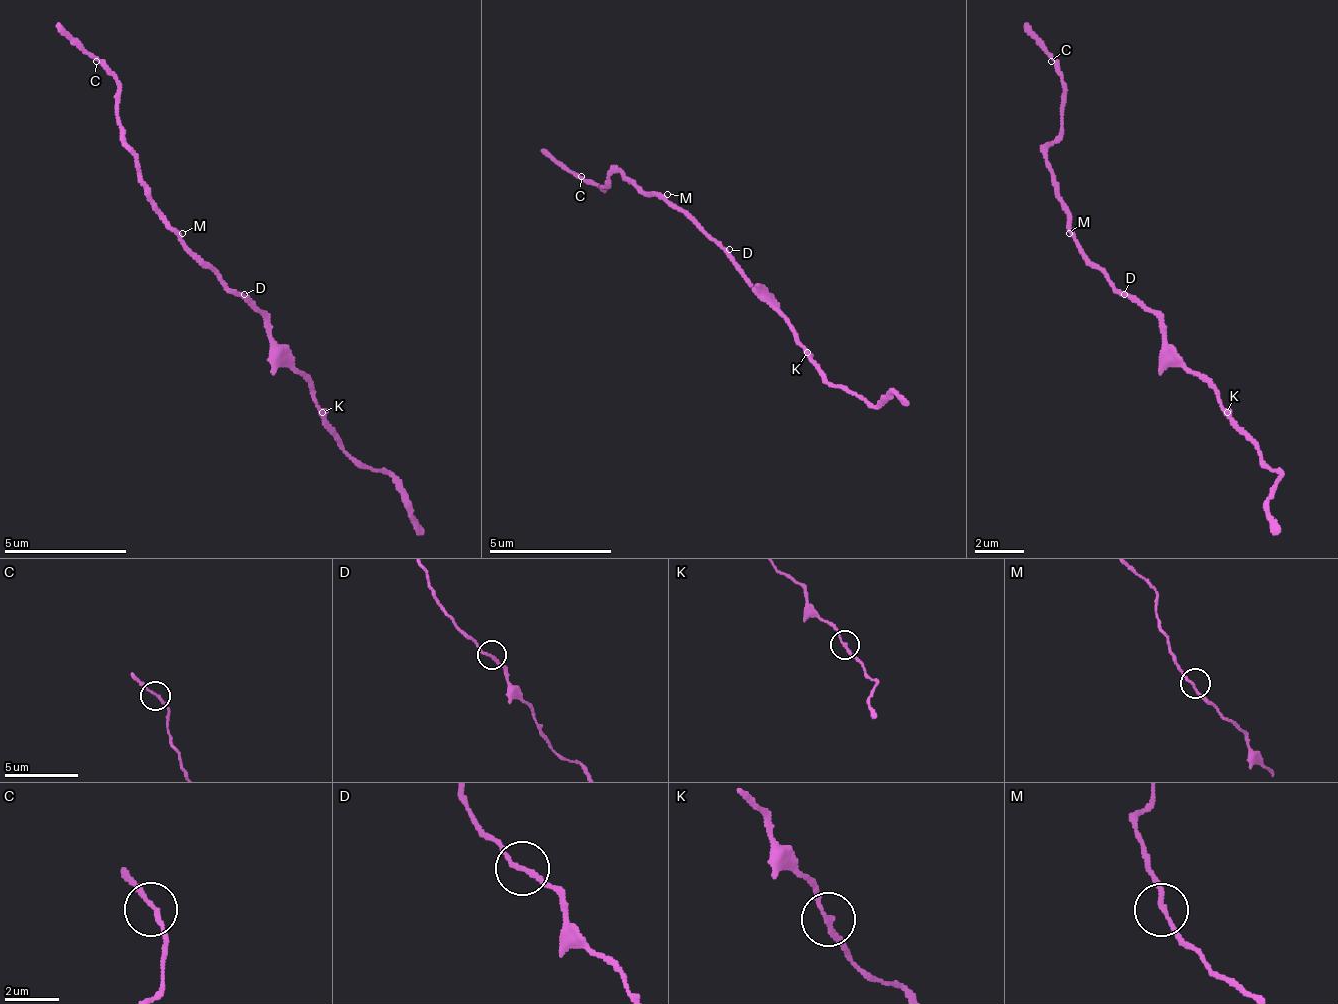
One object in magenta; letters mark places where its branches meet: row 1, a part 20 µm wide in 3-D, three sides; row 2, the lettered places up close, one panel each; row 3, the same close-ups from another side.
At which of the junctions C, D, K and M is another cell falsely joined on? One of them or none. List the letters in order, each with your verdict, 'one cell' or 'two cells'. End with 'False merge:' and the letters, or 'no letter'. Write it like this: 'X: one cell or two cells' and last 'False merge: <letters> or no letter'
C: one cell
D: one cell
K: one cell
M: one cell
False merge: no letter

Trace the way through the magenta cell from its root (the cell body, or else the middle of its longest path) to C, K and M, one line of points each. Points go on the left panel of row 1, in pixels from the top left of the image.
C: (237, 294), (158, 208), (139, 177), (133, 147), (121, 134), (115, 79), (96, 61)
K: (237, 294), (268, 324), (268, 337), (311, 386), (311, 398), (323, 410)
M: (237, 294), (182, 239), (182, 233)

